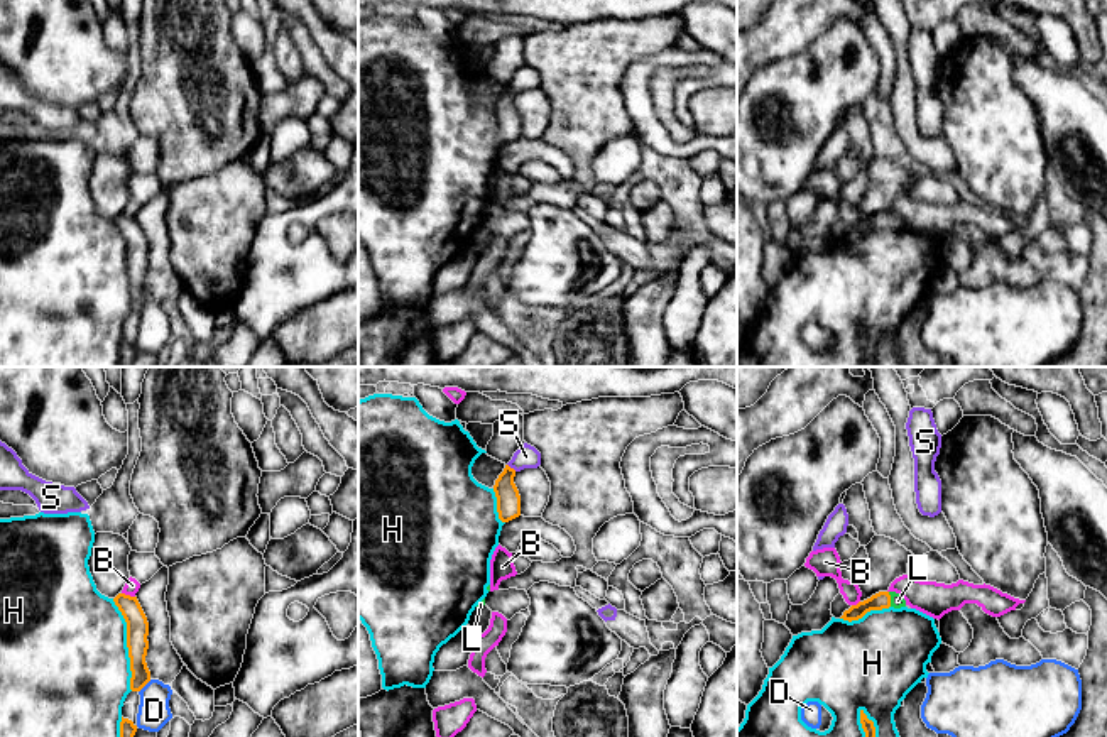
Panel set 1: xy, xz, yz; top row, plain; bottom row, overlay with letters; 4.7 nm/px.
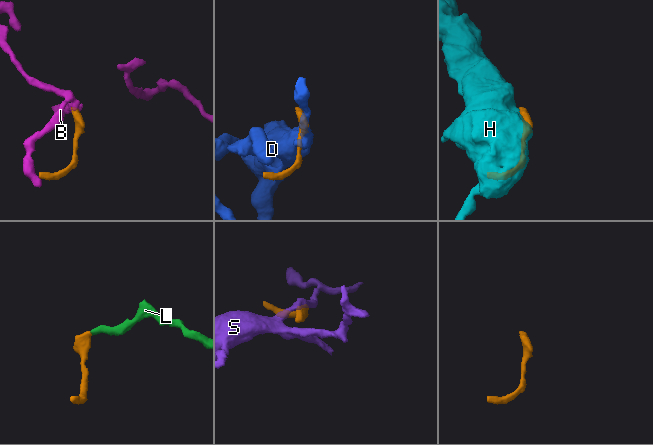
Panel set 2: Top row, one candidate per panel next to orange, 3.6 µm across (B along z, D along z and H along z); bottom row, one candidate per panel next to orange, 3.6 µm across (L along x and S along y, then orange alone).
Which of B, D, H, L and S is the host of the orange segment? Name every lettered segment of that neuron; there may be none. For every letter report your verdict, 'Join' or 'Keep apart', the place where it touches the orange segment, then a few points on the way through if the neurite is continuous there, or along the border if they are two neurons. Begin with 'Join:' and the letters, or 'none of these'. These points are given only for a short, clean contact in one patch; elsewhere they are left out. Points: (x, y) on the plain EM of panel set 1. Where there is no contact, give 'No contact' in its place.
Join: L
B: Keep apart. Touches orange at xy (129, 217). Boundary: xy (122, 213), (134, 218)
D: Keep apart. Touches orange at xy (144, 306). Boundary: xy (151, 301), (139, 313)
H: Keep apart. Touches orange at xy (127, 266)
L: Join. Touches orange at yz (889, 220). Path across: yz (881, 222), (889, 220), (896, 222)
S: Keep apart. Touches orange at xz (512, 90). Boundary: xz (507, 85), (516, 92)

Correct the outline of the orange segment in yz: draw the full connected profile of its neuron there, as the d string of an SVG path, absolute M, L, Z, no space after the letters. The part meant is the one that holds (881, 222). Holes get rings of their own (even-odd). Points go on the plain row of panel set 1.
M879 213L870 220L852 227L848 232L843 233L840 240L852 243L862 240L870 232L882 232L889 228L906 228L906 221L896 213Z

